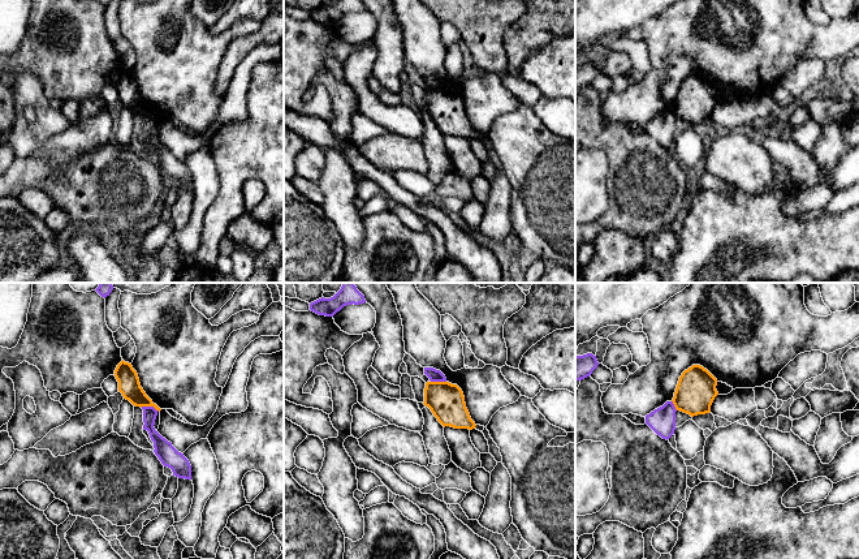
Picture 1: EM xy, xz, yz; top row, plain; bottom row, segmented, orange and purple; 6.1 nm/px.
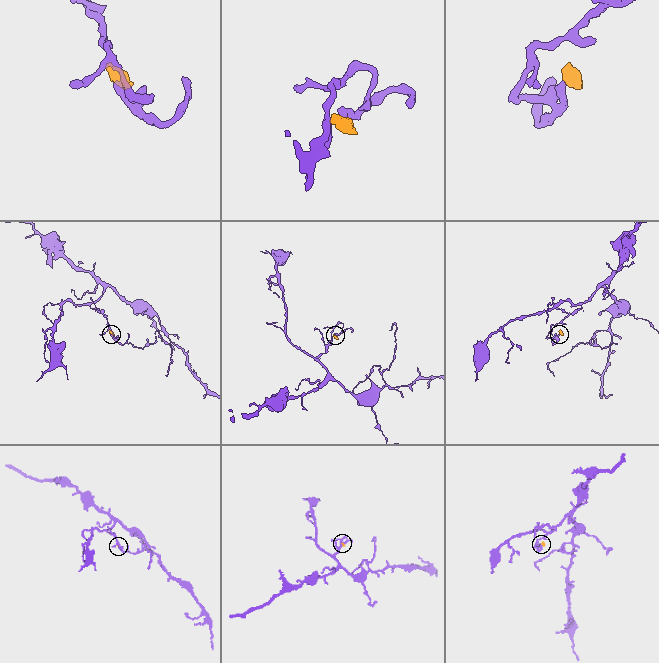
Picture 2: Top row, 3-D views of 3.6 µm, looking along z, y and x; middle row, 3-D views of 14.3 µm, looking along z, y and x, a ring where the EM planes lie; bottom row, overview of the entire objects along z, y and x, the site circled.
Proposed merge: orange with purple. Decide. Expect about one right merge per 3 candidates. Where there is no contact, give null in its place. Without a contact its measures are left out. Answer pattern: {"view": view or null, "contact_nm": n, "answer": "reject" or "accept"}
{"view": "xy", "contact_nm": 120, "answer": "reject"}

